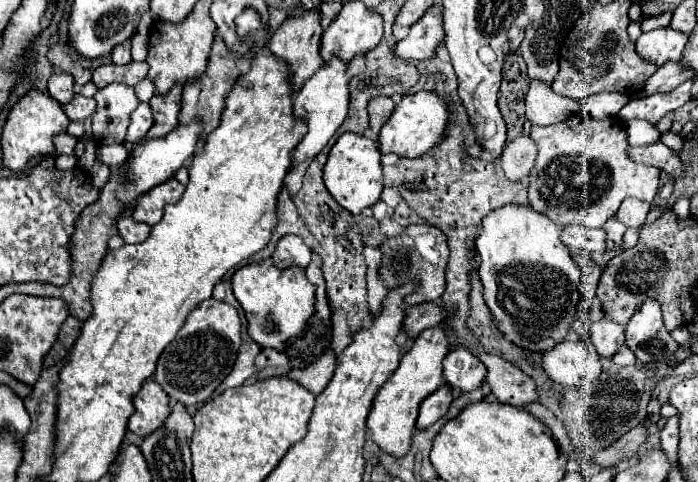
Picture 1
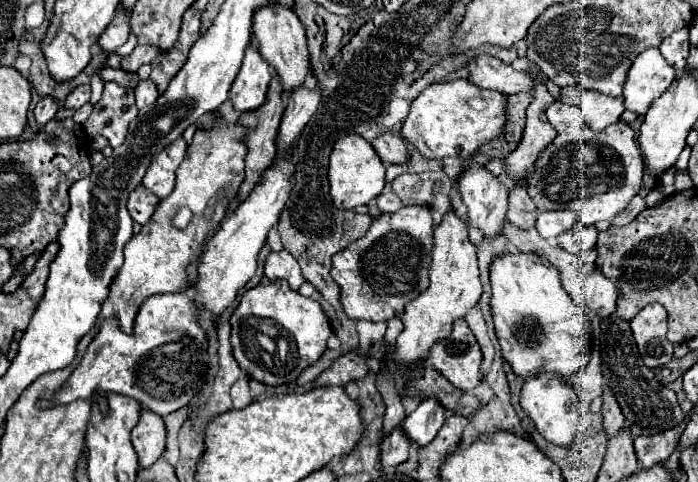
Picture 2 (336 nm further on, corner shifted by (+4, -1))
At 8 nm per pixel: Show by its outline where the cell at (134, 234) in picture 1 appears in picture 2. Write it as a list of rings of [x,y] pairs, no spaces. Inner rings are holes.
[[[139,185],[137,191],[133,191],[133,193],[129,195],[127,209],[129,209],[133,221],[145,225],[145,223],[151,219],[151,215],[155,213],[159,201],[161,201],[161,199],[159,199],[157,195],[153,195],[149,189],[145,189],[143,185]]]

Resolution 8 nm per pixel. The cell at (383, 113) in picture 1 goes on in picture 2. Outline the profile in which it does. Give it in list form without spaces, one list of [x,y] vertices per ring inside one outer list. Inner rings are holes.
[[[383,133],[373,141],[373,149],[385,163],[395,163],[395,165],[405,165],[411,157],[407,143],[403,141],[401,135],[397,133]]]

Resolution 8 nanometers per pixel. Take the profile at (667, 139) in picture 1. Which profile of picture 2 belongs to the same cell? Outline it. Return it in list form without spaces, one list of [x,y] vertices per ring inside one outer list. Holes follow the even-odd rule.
[[[645,49],[635,57],[623,87],[625,109],[645,115],[653,101],[673,83],[675,71],[669,67],[659,49]]]

